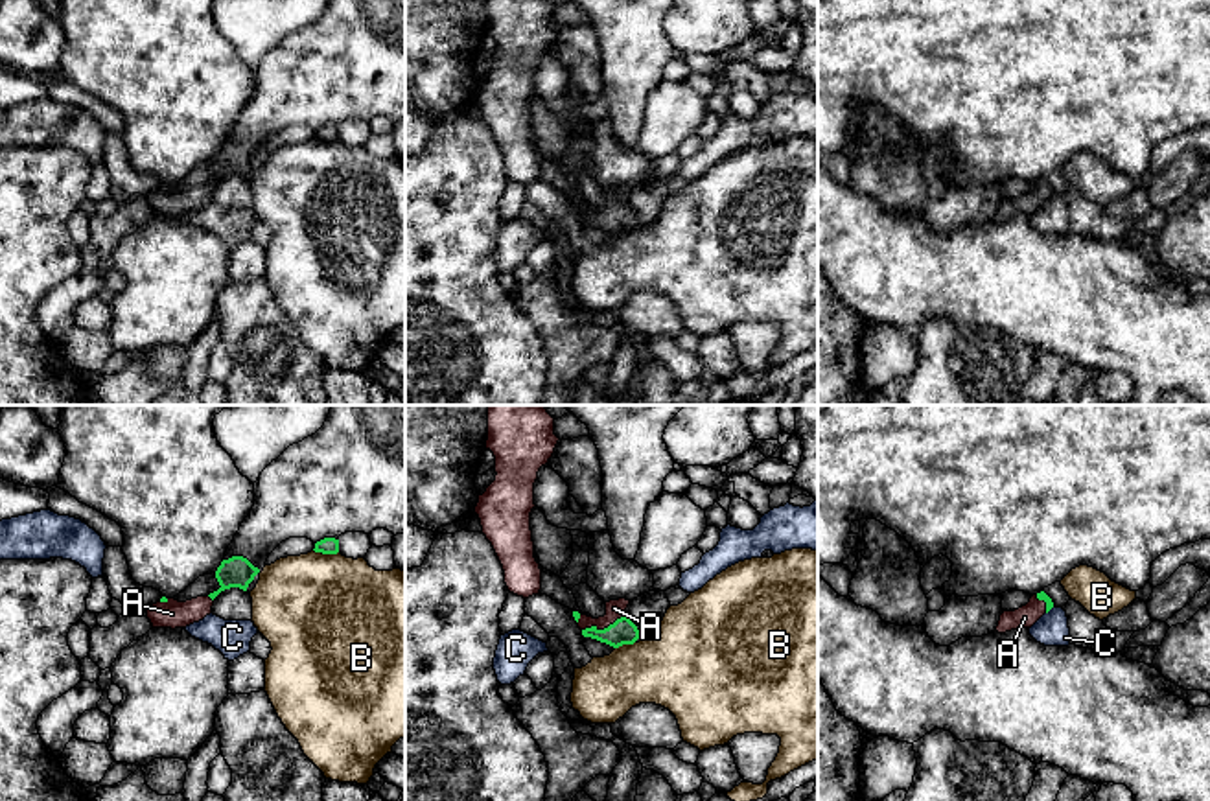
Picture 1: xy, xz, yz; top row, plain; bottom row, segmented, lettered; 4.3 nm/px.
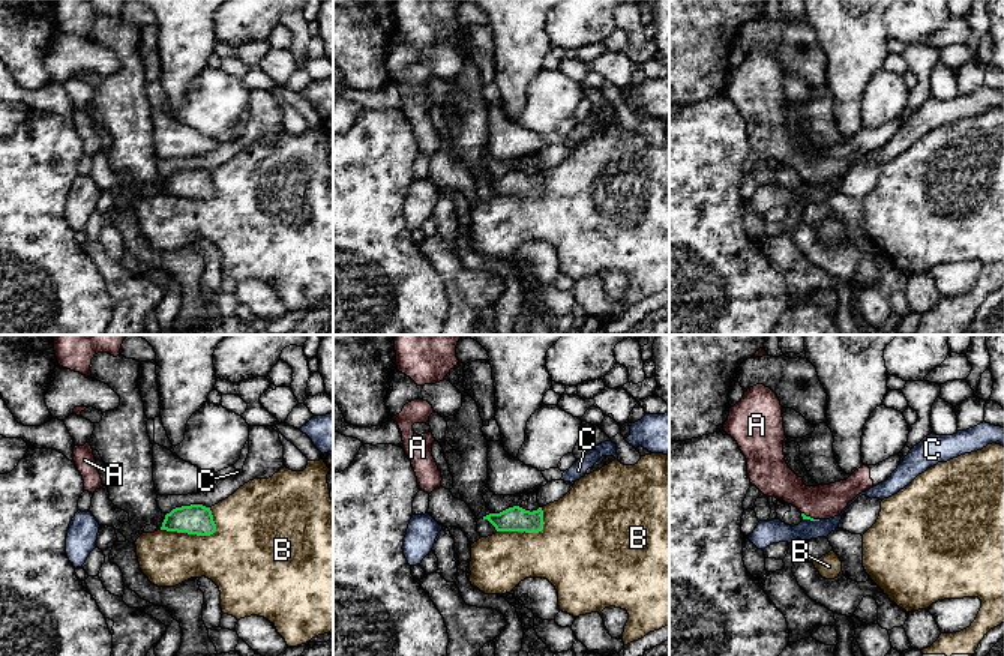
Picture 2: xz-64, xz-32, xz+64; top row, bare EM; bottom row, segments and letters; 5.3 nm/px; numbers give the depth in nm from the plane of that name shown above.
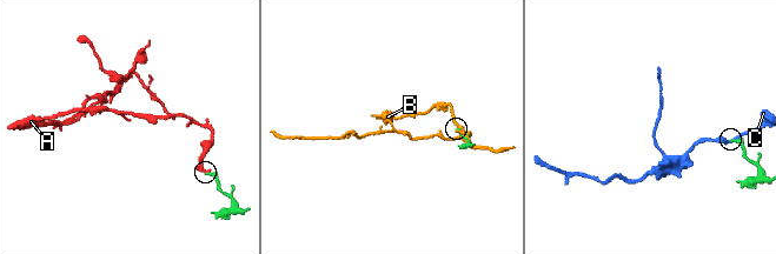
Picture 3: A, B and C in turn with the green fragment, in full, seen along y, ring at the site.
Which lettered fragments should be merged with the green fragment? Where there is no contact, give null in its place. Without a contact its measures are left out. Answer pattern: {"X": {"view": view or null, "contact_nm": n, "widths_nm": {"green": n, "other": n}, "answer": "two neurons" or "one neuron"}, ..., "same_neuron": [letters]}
{"A": {"view": "xz", "contact_nm": 200, "widths_nm": {"green": 110, "other": 80}, "answer": "one neuron"}, "B": {"view": "xy", "contact_nm": 110, "widths_nm": {"green": 80, "other": 500}, "answer": "two neurons"}, "C": {"view": "yz", "contact_nm": 50, "widths_nm": {"green": 40, "other": 140}, "answer": "two neurons"}, "same_neuron": ["A"]}

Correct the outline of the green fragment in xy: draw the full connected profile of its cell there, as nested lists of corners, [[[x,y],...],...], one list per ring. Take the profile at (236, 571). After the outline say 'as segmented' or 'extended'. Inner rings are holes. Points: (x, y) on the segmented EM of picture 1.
[[[243,556],[223,560],[215,571],[215,578],[221,586],[217,591],[210,593],[208,597],[197,597],[186,602],[162,597],[157,604],[145,609],[147,619],[151,621],[153,628],[186,628],[212,613],[214,598],[221,591],[230,587],[247,591],[249,584],[258,573],[260,569]]]; extended

